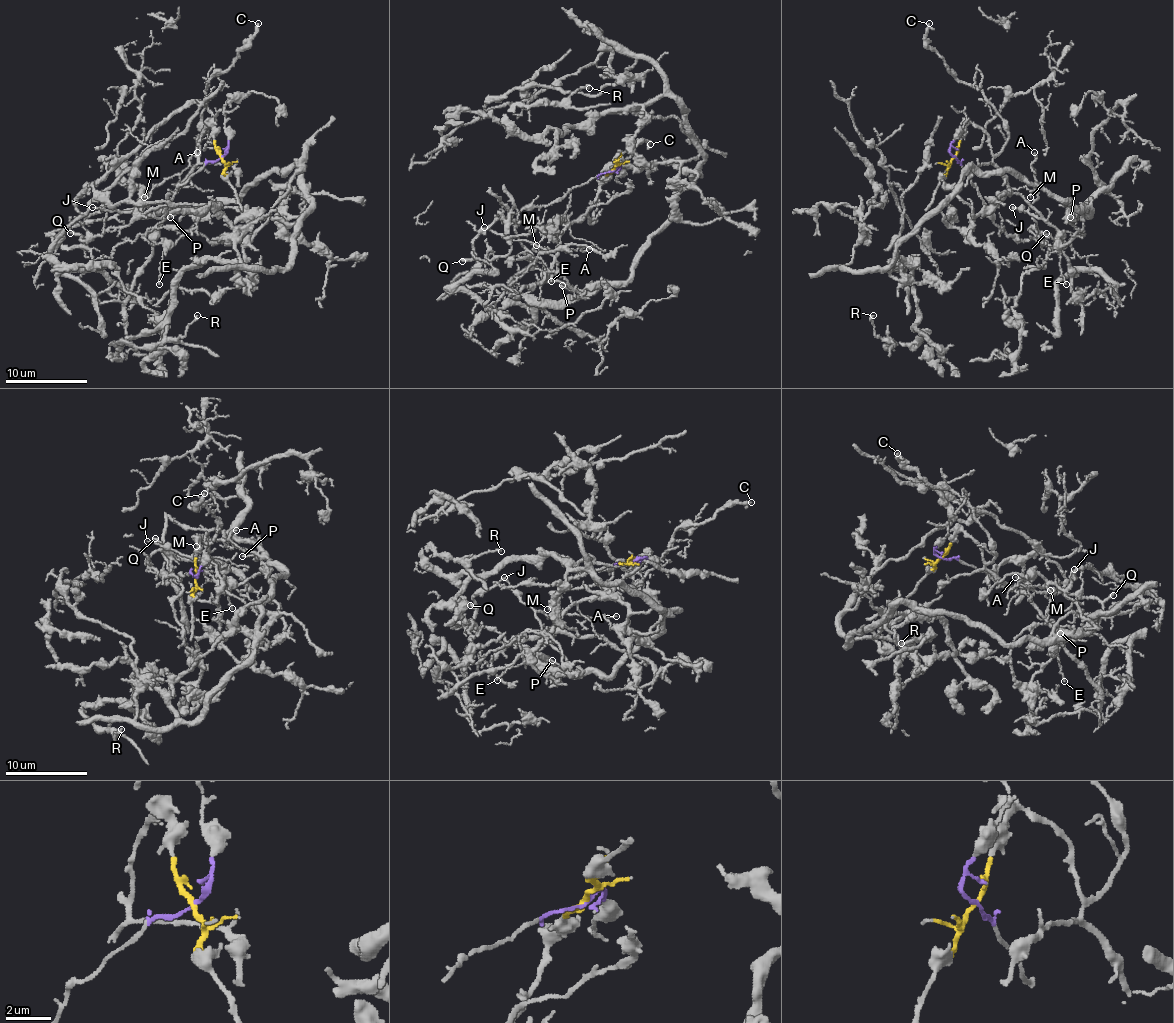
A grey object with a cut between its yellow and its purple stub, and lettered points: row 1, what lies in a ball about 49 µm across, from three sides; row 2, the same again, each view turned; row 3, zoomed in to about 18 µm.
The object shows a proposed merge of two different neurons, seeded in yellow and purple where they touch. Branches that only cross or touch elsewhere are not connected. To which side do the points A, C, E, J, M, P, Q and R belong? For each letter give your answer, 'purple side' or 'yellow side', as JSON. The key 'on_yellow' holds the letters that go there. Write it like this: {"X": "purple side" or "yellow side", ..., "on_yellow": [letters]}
{"A": "yellow side", "C": "yellow side", "E": "yellow side", "J": "yellow side", "M": "yellow side", "P": "purple side", "Q": "purple side", "R": "purple side", "on_yellow": ["A", "C", "E", "J", "M"]}

